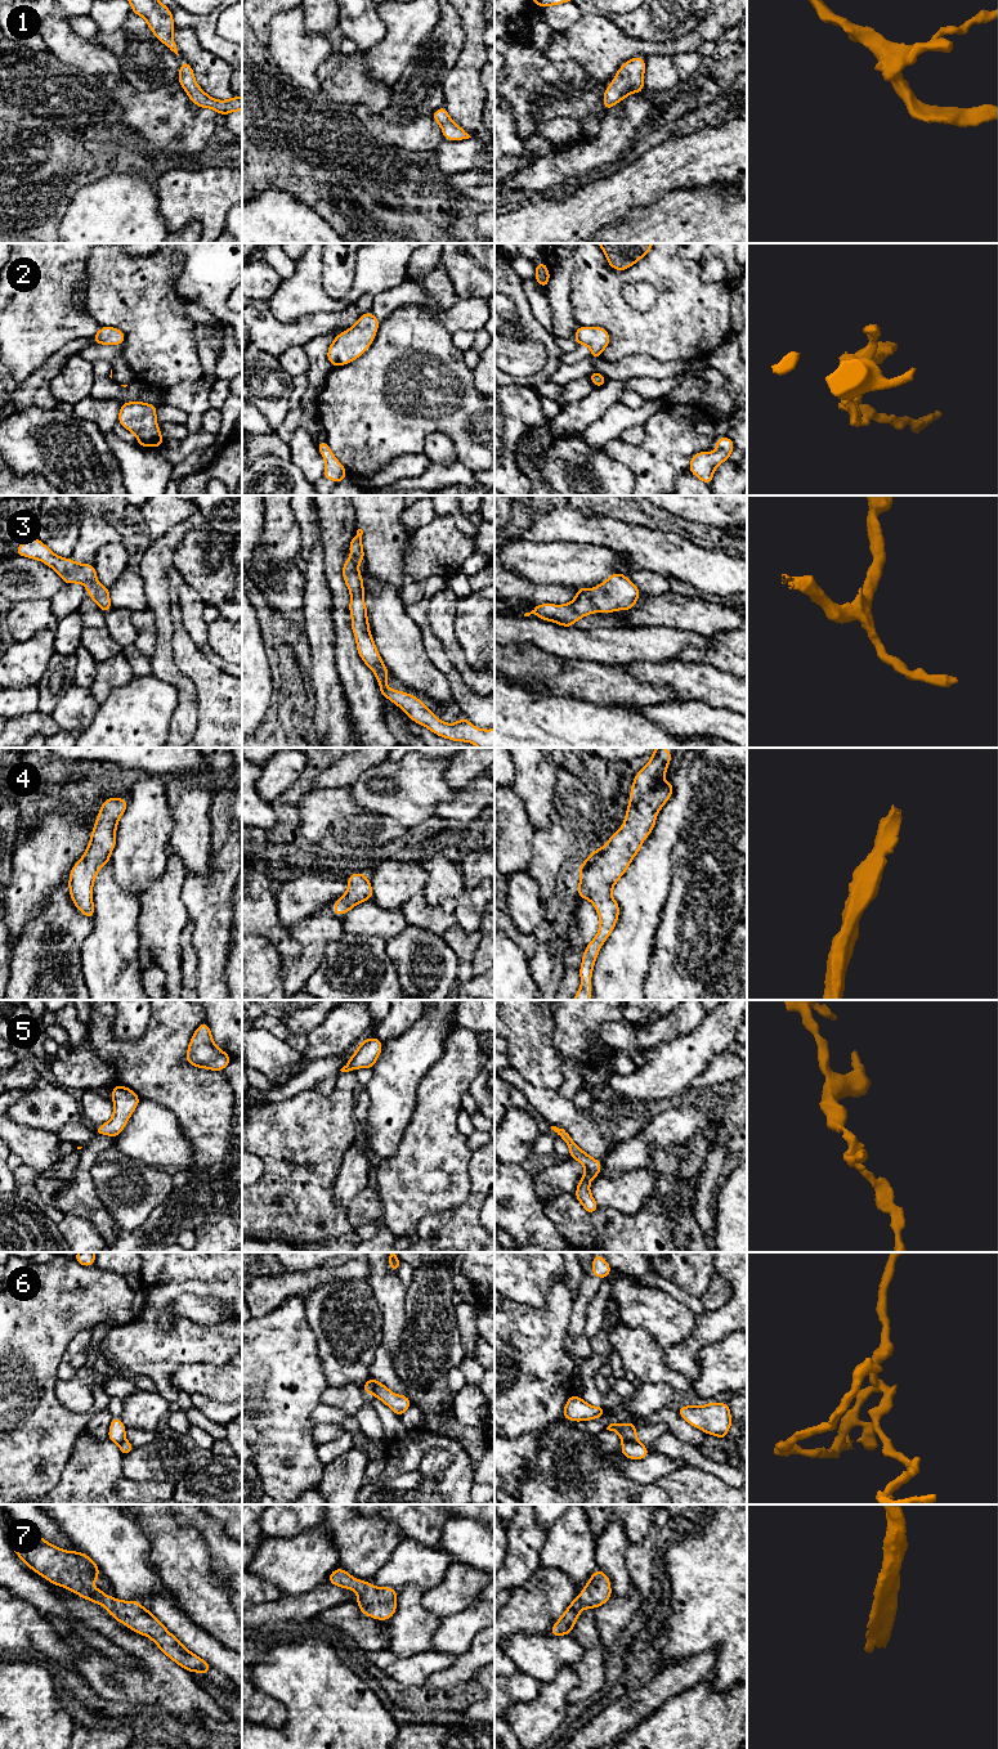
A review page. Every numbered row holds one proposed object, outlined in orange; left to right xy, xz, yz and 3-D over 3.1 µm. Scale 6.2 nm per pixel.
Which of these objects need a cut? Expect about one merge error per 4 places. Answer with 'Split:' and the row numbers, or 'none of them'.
Split: 6

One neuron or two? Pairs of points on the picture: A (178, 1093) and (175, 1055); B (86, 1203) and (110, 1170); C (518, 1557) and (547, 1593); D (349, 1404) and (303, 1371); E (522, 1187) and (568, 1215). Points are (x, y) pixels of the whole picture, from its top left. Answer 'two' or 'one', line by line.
A: one
B: two
C: two
D: two
E: two

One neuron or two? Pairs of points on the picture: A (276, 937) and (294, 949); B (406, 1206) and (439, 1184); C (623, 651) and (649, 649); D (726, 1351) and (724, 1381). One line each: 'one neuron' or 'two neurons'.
A: one neuron
B: one neuron
C: one neuron
D: one neuron

